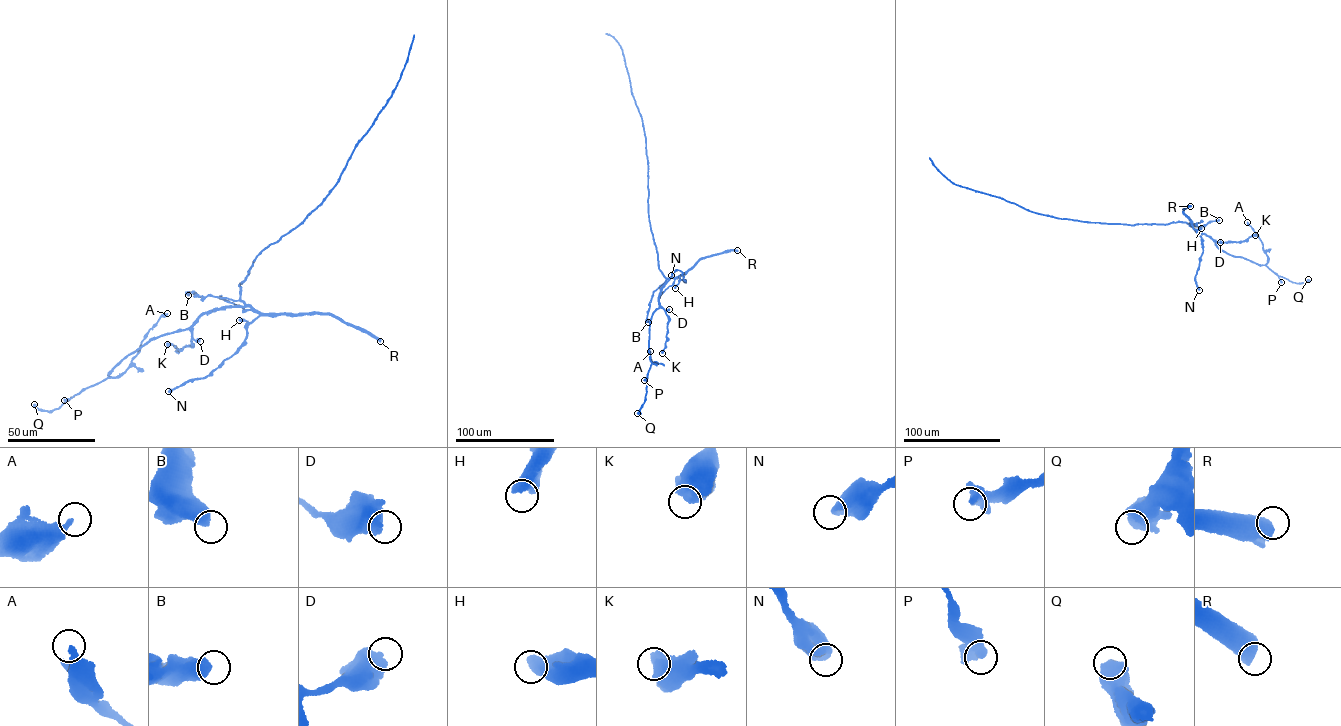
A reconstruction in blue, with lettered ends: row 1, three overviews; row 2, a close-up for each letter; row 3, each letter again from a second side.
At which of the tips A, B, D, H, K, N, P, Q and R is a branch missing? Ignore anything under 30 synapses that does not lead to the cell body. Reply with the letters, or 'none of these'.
none of these

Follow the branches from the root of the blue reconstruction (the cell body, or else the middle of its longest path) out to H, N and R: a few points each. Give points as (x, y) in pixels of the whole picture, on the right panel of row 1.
H: (1135, 224), (1181, 222), (1192, 224), (1194, 229), (1201, 228)
N: (1135, 224), (1192, 224), (1201, 238), (1203, 251), (1195, 277), (1199, 290)
R: (1135, 224), (1189, 224), (1192, 223), (1183, 211), (1190, 206)

